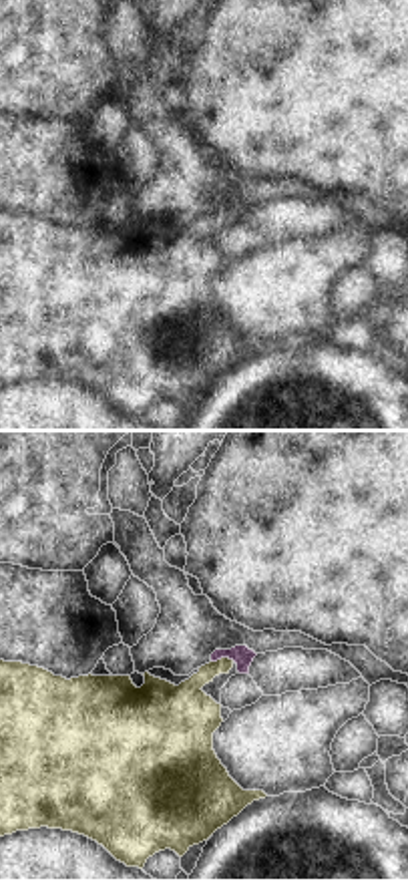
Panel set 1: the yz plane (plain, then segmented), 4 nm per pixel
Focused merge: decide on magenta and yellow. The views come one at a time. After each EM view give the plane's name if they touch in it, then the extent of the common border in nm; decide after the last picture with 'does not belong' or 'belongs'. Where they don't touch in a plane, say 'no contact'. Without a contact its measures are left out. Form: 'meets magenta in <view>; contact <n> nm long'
meets magenta in yz; contact 100 nm long

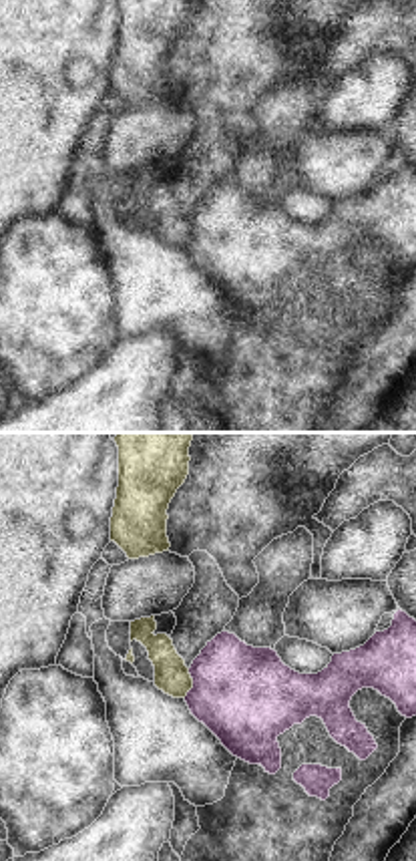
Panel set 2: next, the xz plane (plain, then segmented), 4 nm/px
meets magenta in xz; contact 120 nm long

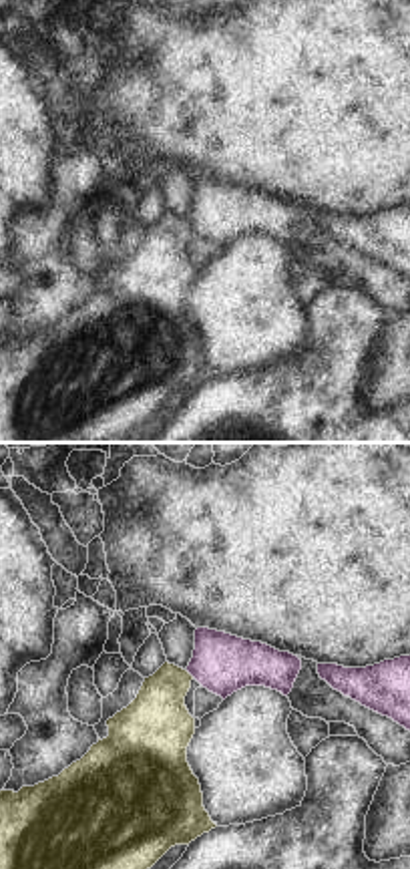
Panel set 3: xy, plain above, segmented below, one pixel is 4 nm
meets magenta in xy; contact 50 nm long

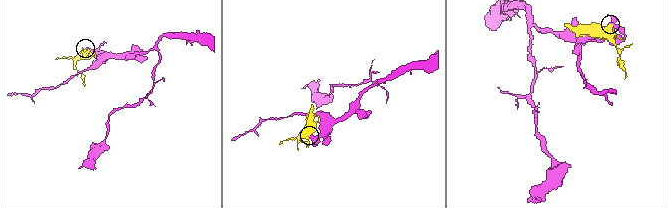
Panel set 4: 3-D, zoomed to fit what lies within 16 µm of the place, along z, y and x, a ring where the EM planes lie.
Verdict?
does not belong

